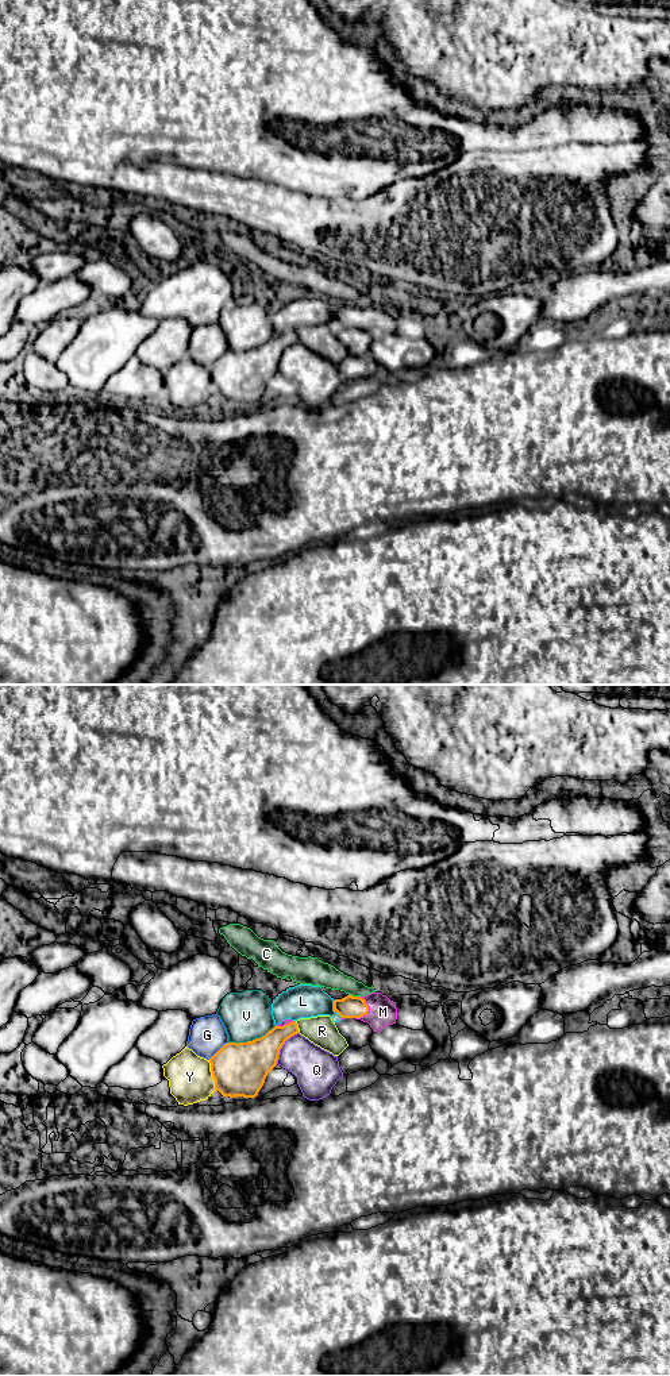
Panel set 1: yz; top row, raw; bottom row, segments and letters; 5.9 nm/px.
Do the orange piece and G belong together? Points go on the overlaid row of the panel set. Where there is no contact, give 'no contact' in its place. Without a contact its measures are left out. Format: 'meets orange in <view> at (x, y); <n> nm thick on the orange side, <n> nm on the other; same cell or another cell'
meets orange in yz at (219, 1049); 320 nm thick on the orange side, 220 nm on the other; another cell

